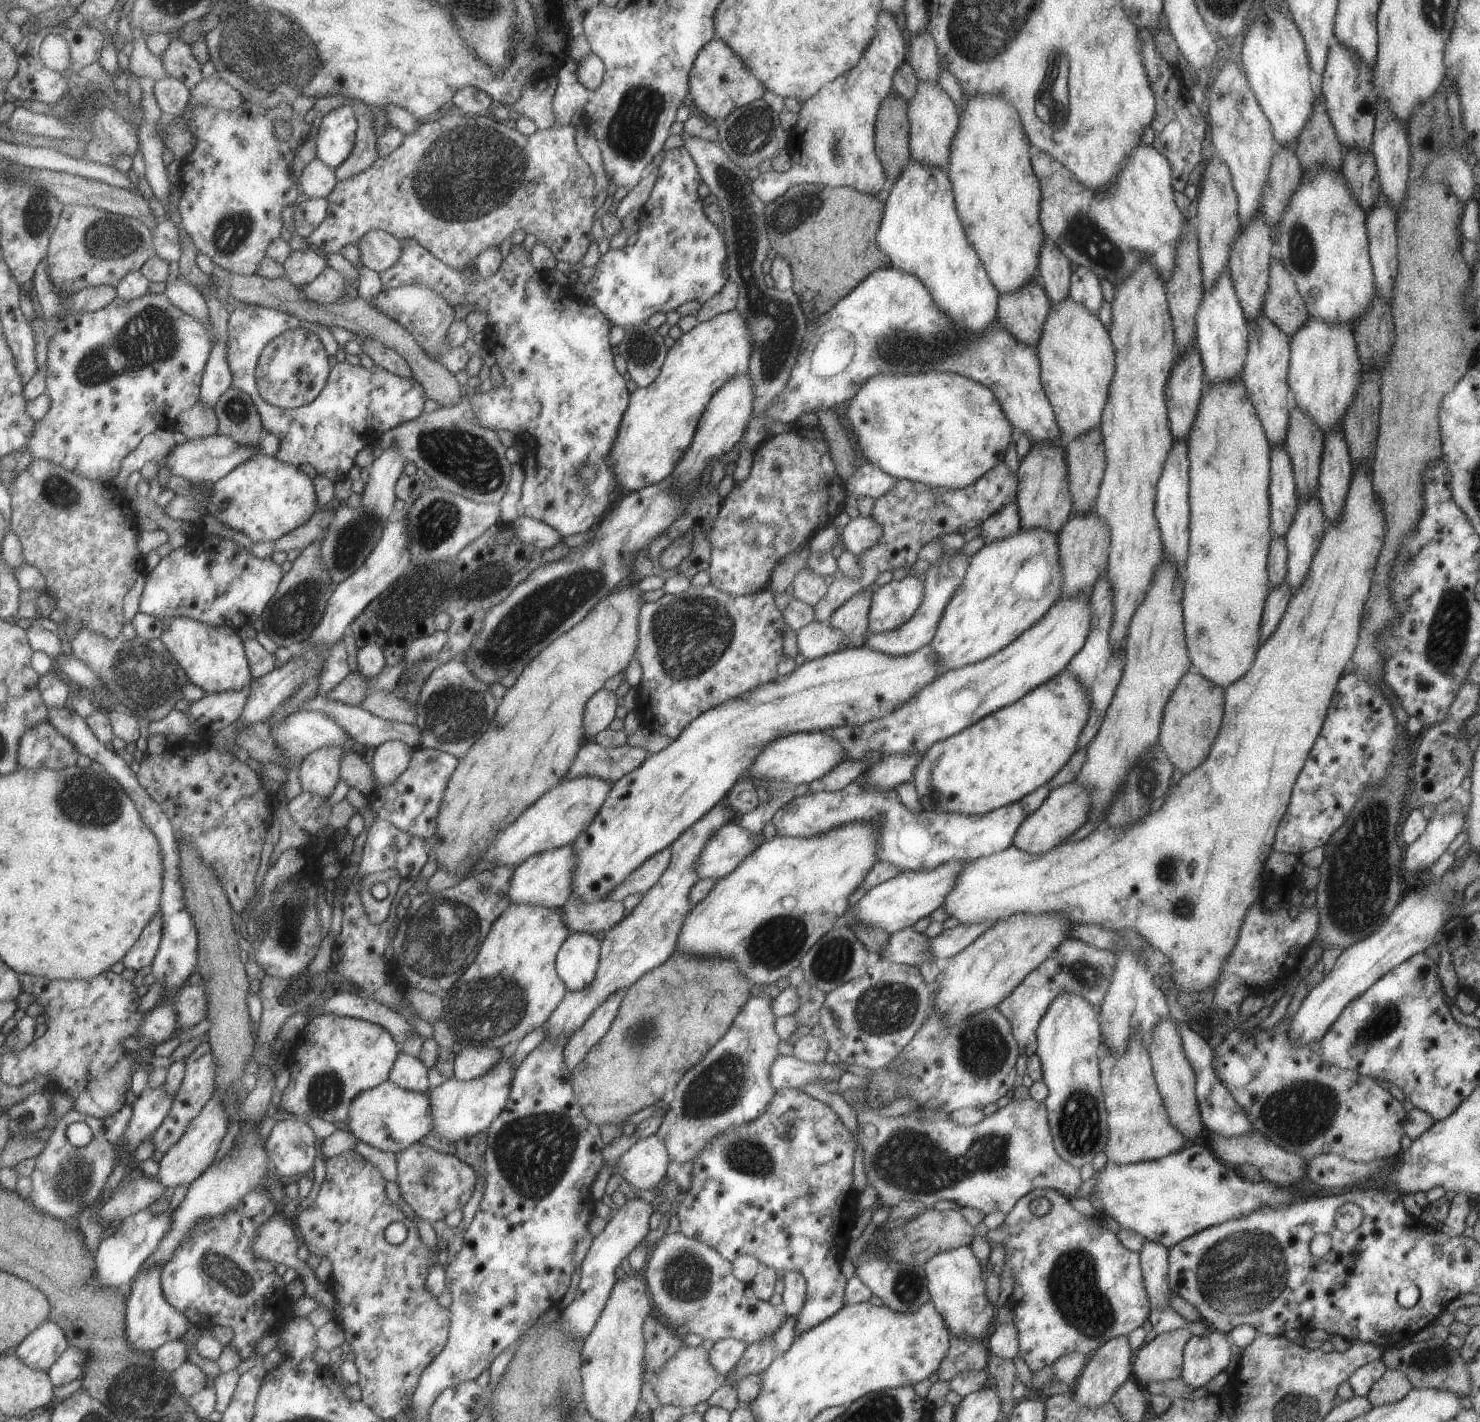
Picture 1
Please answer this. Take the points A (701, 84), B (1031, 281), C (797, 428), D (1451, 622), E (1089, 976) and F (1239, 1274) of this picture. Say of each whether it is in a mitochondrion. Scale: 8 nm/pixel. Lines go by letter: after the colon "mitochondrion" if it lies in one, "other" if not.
A: other
B: other
C: other
D: mitochondrion
E: mitochondrion
F: mitochondrion

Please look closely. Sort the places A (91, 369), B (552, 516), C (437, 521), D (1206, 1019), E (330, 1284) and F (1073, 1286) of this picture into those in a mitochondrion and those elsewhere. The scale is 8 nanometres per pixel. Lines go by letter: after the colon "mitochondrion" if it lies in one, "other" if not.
A: mitochondrion
B: other
C: mitochondrion
D: mitochondrion
E: other
F: mitochondrion

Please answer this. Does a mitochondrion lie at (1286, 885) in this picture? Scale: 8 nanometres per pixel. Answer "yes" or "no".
no

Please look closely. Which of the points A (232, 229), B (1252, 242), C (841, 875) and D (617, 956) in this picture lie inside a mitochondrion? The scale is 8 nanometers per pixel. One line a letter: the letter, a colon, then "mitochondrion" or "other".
A: mitochondrion
B: other
C: other
D: other

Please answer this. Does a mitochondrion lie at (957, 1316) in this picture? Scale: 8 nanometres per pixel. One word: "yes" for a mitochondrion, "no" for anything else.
no

